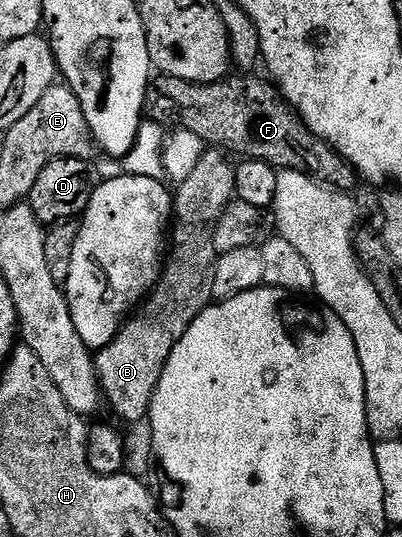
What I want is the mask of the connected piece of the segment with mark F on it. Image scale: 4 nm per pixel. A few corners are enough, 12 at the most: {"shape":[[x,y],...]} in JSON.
{"shape":[[268,77],[152,79],[147,114],[342,192],[359,175]]}

